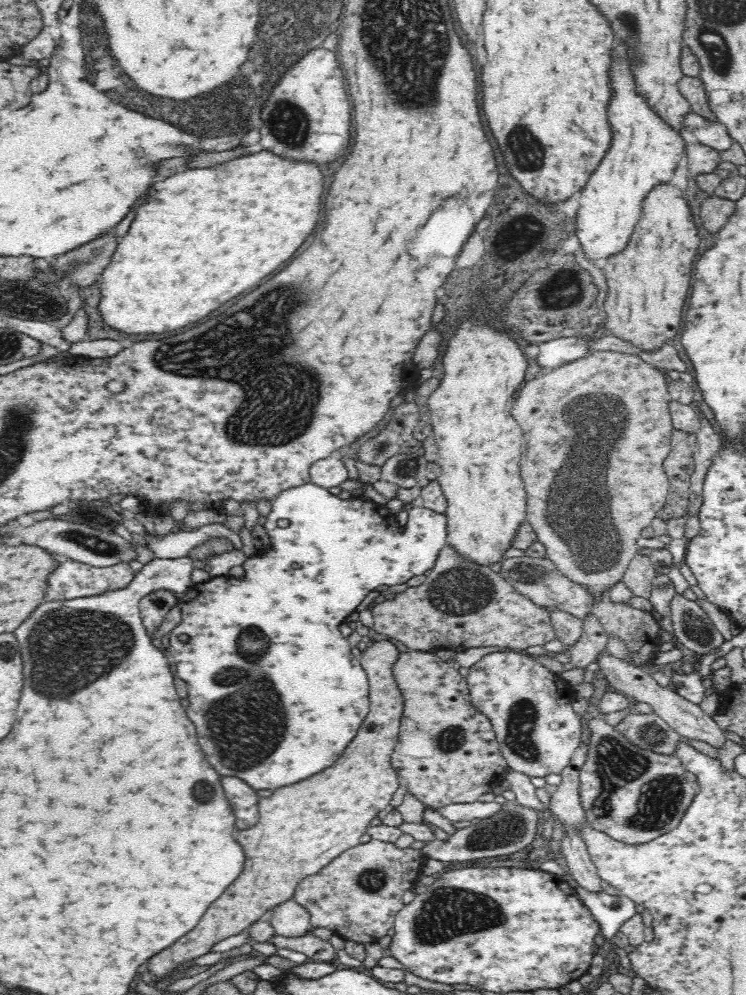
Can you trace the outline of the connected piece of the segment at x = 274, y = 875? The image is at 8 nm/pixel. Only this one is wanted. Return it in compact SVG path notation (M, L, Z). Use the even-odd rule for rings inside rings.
M388 639L376 641L363 651L359 661L369 680L370 710L360 726L358 736L344 750L340 760L332 764L328 770L322 770L320 774L296 782L292 786L278 788L272 792L270 798L259 797L258 823L247 830L236 831L235 840L240 842L246 854L239 878L236 878L236 881L228 886L228 890L224 890L224 894L204 912L204 918L188 936L180 938L176 944L168 946L168 950L162 950L162 954L156 954L148 960L148 970L155 979L165 978L168 974L184 969L188 961L207 954L216 942L232 934L245 932L252 922L267 917L272 906L293 899L298 884L303 882L304 878L318 873L324 866L340 857L340 854L360 845L360 838L367 834L371 821L377 818L378 812L387 808L401 784L398 773L391 765L391 754L399 739L399 726L404 708L403 696L393 675L393 666L401 654L398 647Z

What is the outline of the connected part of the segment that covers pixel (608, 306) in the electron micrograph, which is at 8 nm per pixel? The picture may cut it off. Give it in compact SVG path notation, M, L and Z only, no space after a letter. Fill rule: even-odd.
M669 182L656 184L642 202L640 220L622 252L610 254L604 267L608 294L604 304L608 332L638 349L654 351L678 334L690 288L698 229L684 192Z

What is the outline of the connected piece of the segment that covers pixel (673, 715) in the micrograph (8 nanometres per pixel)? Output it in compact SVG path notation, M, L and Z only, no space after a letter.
M608 653L600 655L597 660L600 666L599 669L604 672L604 676L610 682L613 690L623 693L626 696L632 696L641 705L650 705L653 708L653 712L662 718L662 720L665 720L680 737L688 740L702 741L718 750L728 742L724 735L725 732L720 729L718 723L710 715L707 715L702 710L700 705L686 700L675 690L658 685L656 680L646 673L646 671L640 669L640 667L630 665L630 663L626 663L626 661L622 661Z

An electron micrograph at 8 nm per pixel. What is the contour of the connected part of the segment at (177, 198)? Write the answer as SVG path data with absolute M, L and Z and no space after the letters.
M264 150L264 152L256 152L256 154L248 154L248 156L242 156L242 158L228 160L228 162L224 162L220 166L184 170L184 172L178 172L178 174L166 178L164 182L152 184L148 188L146 196L142 196L142 204L136 206L134 220L132 220L132 224L128 228L128 234L118 244L118 250L112 256L112 262L100 274L101 297L99 311L104 322L120 332L126 332L126 334L162 334L162 332L178 330L178 328L184 328L184 326L188 326L192 322L198 322L204 316L208 316L210 312L214 312L216 308L220 308L224 302L228 302L228 300L256 288L258 284L262 284L262 280L268 274L272 274L284 262L288 262L292 258L292 254L300 248L300 244L306 240L306 236L318 224L320 208L322 208L322 194L324 194L324 188L322 188L324 182L322 180L324 180L322 170L316 164L286 160L282 156L276 156L276 154L268 152L268 150Z

